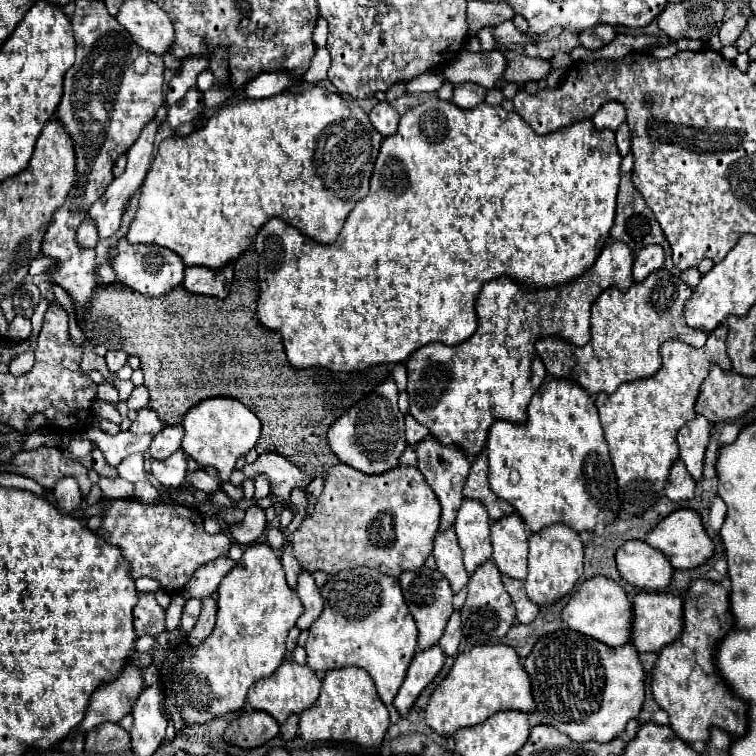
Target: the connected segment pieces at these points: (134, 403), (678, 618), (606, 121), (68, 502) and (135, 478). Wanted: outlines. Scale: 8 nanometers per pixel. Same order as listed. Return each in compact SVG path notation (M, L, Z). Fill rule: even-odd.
M137 386L137 388L131 392L129 400L127 400L129 410L139 410L139 408L143 408L143 406L147 406L147 404L149 404L149 390L147 390L145 386Z
M639 592L633 598L633 622L631 622L631 644L639 652L659 652L671 640L677 640L683 628L683 602L679 596L669 592Z
M607 102L603 104L595 116L593 116L593 124L597 130L609 128L609 130L617 130L617 126L625 120L625 108L621 102Z
M59 478L59 482L53 488L53 494L57 498L59 508L65 514L69 514L81 502L81 492L79 492L79 486L77 486L75 478Z
M137 454L137 456L129 456L125 458L119 466L117 466L117 472L121 478L129 480L129 482L139 482L139 480L145 480L145 468L143 468L143 456Z

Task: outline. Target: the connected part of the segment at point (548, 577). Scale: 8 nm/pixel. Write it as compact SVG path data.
M565 524L543 528L529 536L529 572L525 578L525 590L531 602L551 604L573 590L575 582L583 574L583 542L579 534Z

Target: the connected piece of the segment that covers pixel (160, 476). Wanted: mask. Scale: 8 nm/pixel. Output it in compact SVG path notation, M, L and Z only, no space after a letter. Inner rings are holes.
M177 450L175 454L171 454L167 460L159 462L155 460L151 464L151 470L153 474L157 476L157 480L165 486L171 486L171 488L179 488L183 486L185 482L185 476L187 476L187 462L185 462L185 454L181 450Z

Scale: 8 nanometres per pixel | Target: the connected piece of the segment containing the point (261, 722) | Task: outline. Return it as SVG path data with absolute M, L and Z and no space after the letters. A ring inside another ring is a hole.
M249 710L241 712L241 716L235 720L237 726L227 726L223 738L225 742L237 744L241 748L255 748L263 742L275 738L279 734L279 724L275 718L261 710Z

